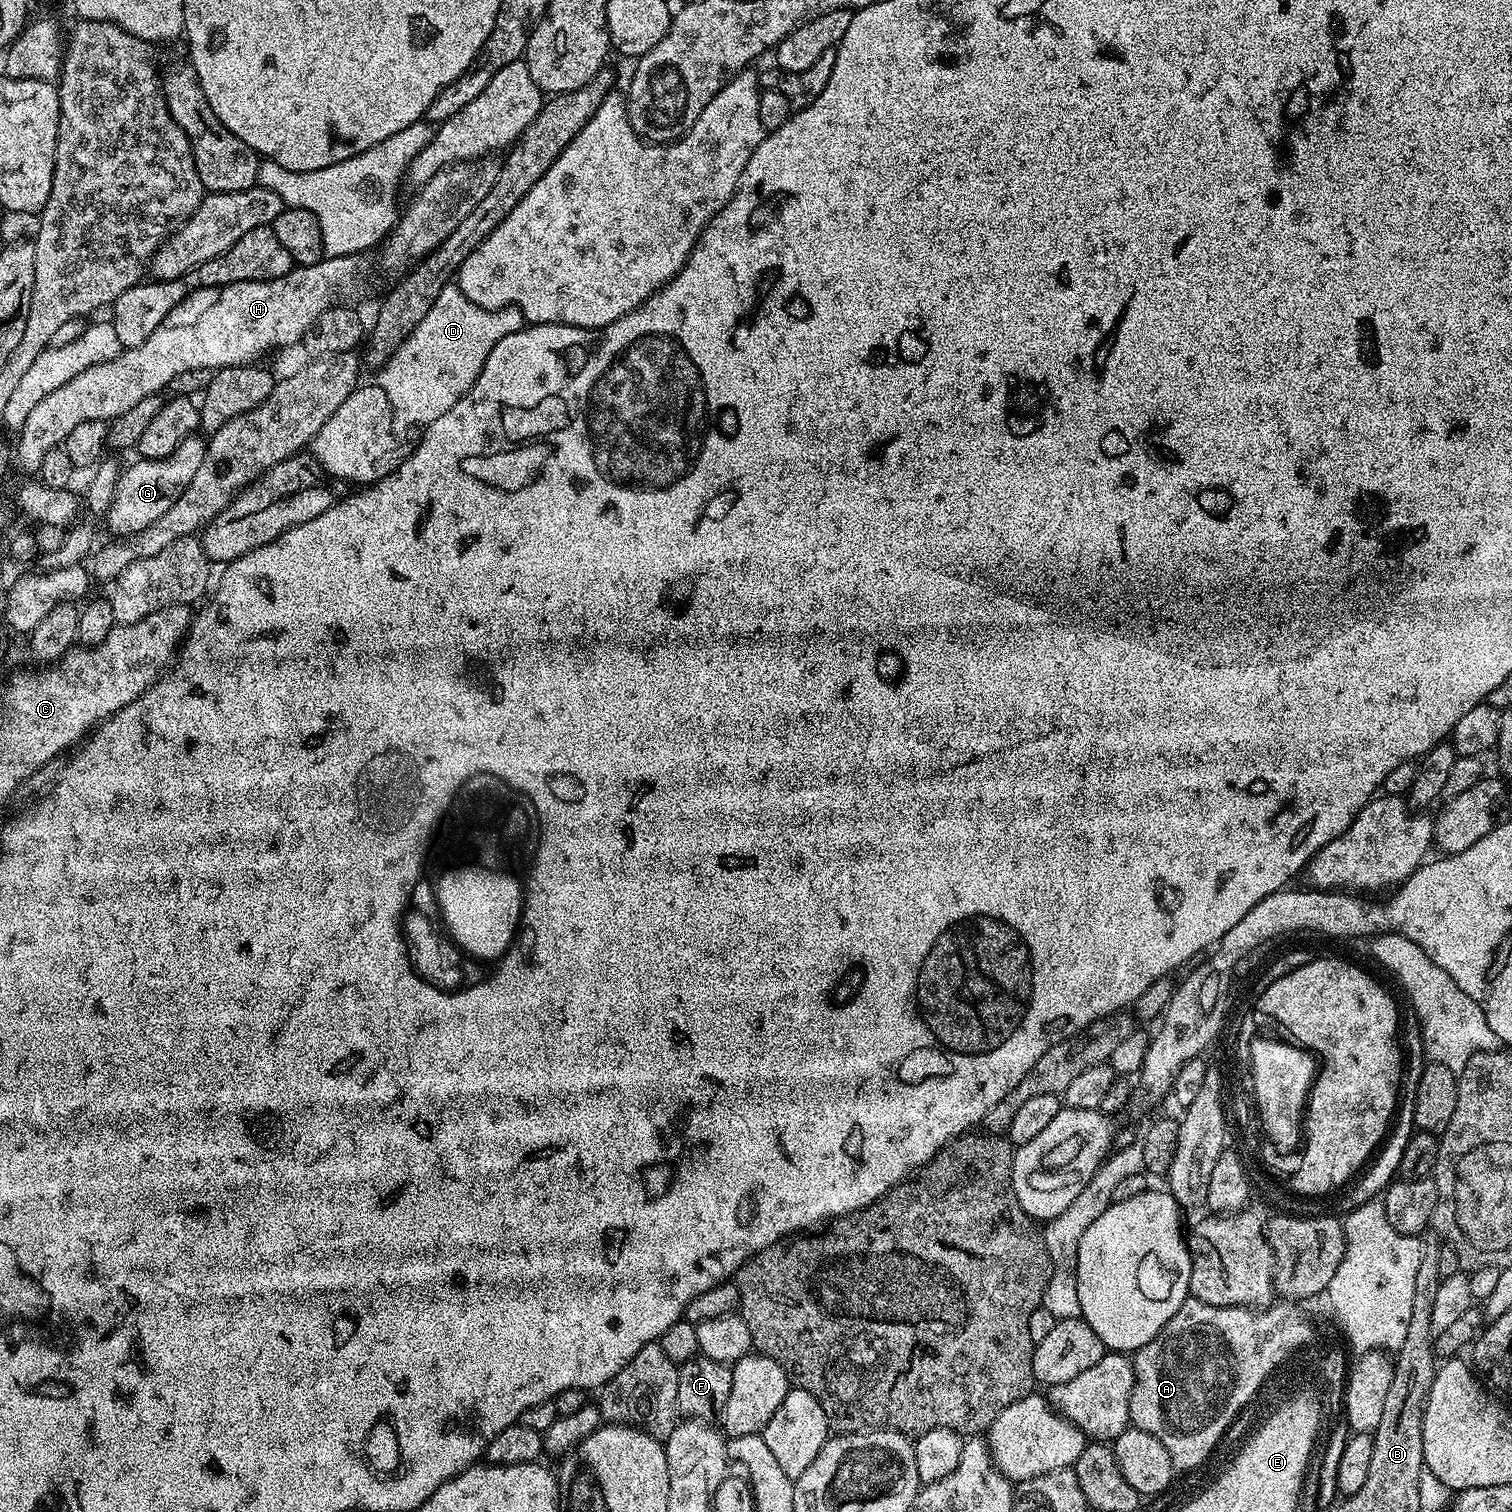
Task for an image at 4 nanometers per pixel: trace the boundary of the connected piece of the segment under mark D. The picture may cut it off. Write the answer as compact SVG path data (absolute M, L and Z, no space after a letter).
M459 286L444 288L442 294L434 298L434 306L430 306L426 318L418 322L414 334L410 334L410 338L402 342L394 358L390 358L390 362L386 362L383 368L379 369L378 383L382 390L386 390L386 398L390 398L395 419L400 422L405 420L408 424L427 426L442 418L442 414L446 414L446 410L450 410L454 402L461 400L472 389L478 374L482 374L482 366L486 366L486 358L492 347L502 342L506 334L514 334L525 327L525 324L524 316L516 308L500 308L497 312L490 312L474 306L474 302L470 302L470 298L462 294Z

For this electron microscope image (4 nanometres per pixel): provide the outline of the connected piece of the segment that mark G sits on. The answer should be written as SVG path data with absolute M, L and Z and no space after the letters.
M199 435L186 438L174 454L158 460L137 459L137 464L132 464L123 469L114 490L114 498L110 502L106 513L108 528L113 532L113 537L127 538L138 535L146 526L158 521L166 510L173 506L175 500L182 494L184 488L193 481L197 469L201 468L202 458L206 449L205 441Z

